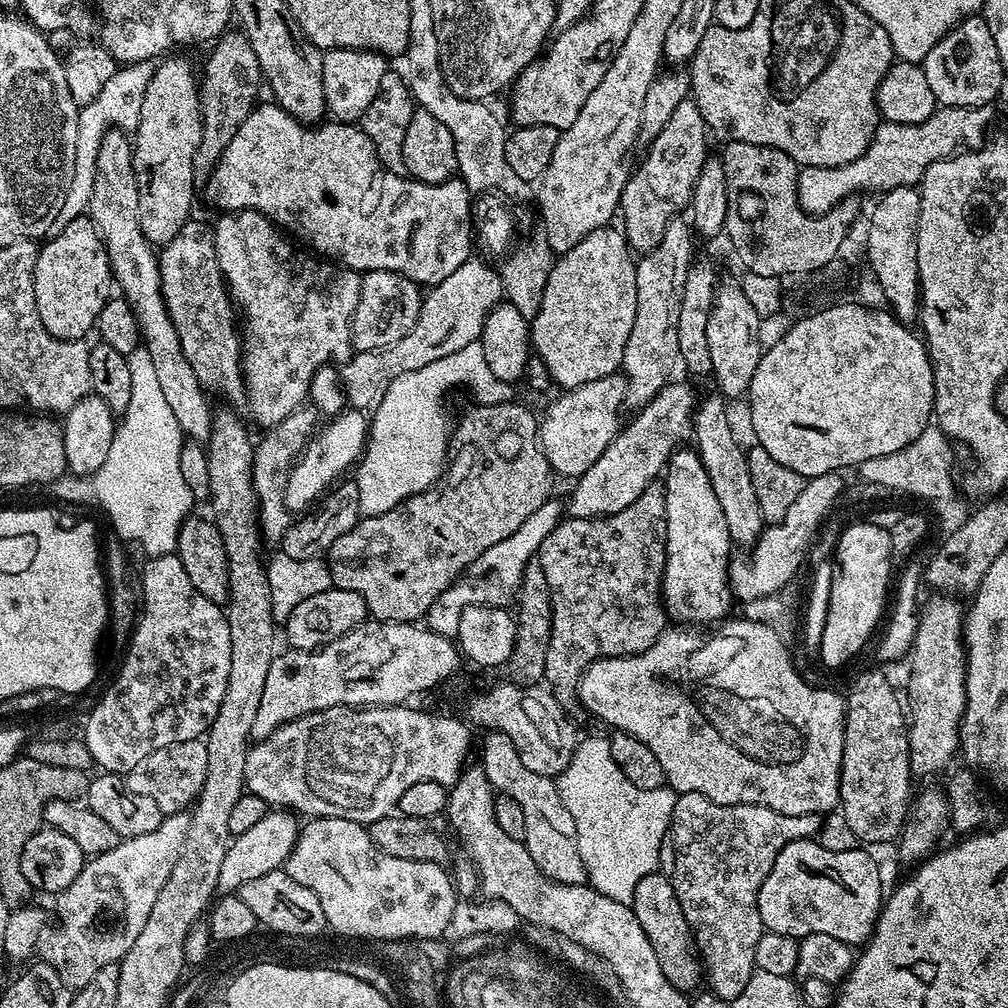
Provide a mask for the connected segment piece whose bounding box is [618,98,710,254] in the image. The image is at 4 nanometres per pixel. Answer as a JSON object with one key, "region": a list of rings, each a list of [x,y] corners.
{"region":[[[695,100],[678,102],[678,110],[670,114],[670,122],[662,126],[662,134],[647,145],[644,161],[635,165],[622,190],[618,209],[619,219],[624,219],[622,231],[628,239],[628,247],[636,254],[647,254],[656,249],[666,234],[666,226],[689,207],[695,182],[703,164],[710,156],[710,133]]]}

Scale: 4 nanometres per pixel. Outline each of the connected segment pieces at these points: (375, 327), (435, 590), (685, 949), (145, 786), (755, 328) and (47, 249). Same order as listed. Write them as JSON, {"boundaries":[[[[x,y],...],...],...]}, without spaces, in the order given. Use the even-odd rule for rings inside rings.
{"boundaries":[[[[374,270],[363,273],[360,277],[360,297],[356,313],[352,319],[351,347],[356,352],[377,352],[380,348],[388,348],[398,338],[406,338],[410,330],[418,322],[420,305],[422,303],[421,285],[415,284],[410,278],[406,278],[401,272],[387,272],[386,270]]],[[[516,403],[504,404],[504,412],[496,412],[496,444],[472,448],[472,460],[464,460],[468,468],[460,464],[452,472],[452,480],[442,480],[442,490],[433,500],[431,491],[420,492],[386,514],[361,519],[328,549],[326,563],[333,585],[357,592],[366,602],[371,619],[406,624],[427,617],[438,594],[457,583],[483,552],[510,538],[526,518],[550,499],[548,483],[554,480],[554,473],[540,451],[538,416]]],[[[659,870],[646,874],[646,878],[634,886],[630,907],[646,938],[650,938],[654,954],[658,954],[658,966],[662,966],[662,974],[666,974],[668,981],[680,992],[695,993],[700,988],[699,984],[702,984],[702,961],[692,936],[692,927],[686,922],[686,914],[682,914],[682,902],[678,902],[675,883]]],[[[203,739],[162,746],[162,750],[154,750],[154,754],[142,758],[142,762],[138,762],[138,766],[126,774],[128,791],[151,798],[160,812],[172,816],[175,812],[191,809],[195,805],[204,788],[207,769],[208,745]]],[[[721,283],[716,297],[716,307],[712,310],[712,317],[706,330],[706,346],[710,346],[710,358],[712,359],[711,379],[716,379],[716,384],[725,397],[731,396],[743,397],[747,393],[750,382],[754,378],[754,370],[758,370],[760,357],[766,351],[766,344],[760,341],[760,324],[762,317],[758,310],[750,304],[750,298],[746,298],[743,287],[739,283],[724,284]]],[[[91,219],[71,220],[51,238],[45,239],[37,251],[34,302],[38,302],[38,318],[42,318],[42,326],[46,326],[54,338],[84,340],[87,332],[95,329],[97,318],[113,295],[112,288],[114,292],[108,250]]]]}

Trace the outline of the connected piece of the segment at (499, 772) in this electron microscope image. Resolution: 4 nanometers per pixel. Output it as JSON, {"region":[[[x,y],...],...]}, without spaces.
{"region":[[[489,731],[484,740],[484,761],[482,767],[486,778],[493,789],[501,796],[514,798],[522,809],[522,822],[526,826],[524,845],[534,858],[534,862],[548,876],[559,884],[583,884],[588,879],[588,872],[578,850],[578,830],[574,826],[574,817],[566,810],[566,802],[562,802],[562,794],[558,794],[556,780],[550,776],[534,774],[522,763],[522,758],[501,732]]]}

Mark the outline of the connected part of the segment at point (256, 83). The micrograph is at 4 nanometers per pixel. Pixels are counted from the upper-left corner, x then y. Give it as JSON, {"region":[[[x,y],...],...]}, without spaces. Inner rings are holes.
{"region":[[[225,31],[211,45],[212,53],[202,68],[202,109],[204,129],[202,142],[196,155],[196,167],[201,173],[208,174],[216,166],[220,155],[230,146],[234,134],[238,134],[238,126],[246,122],[246,118],[257,103],[256,91],[262,88],[260,63],[258,54],[254,54],[254,46],[250,46],[247,36],[243,31]]]}

